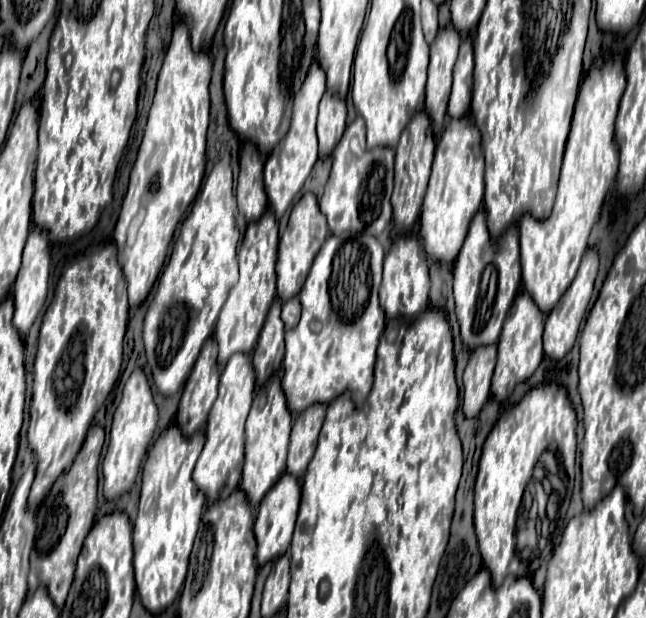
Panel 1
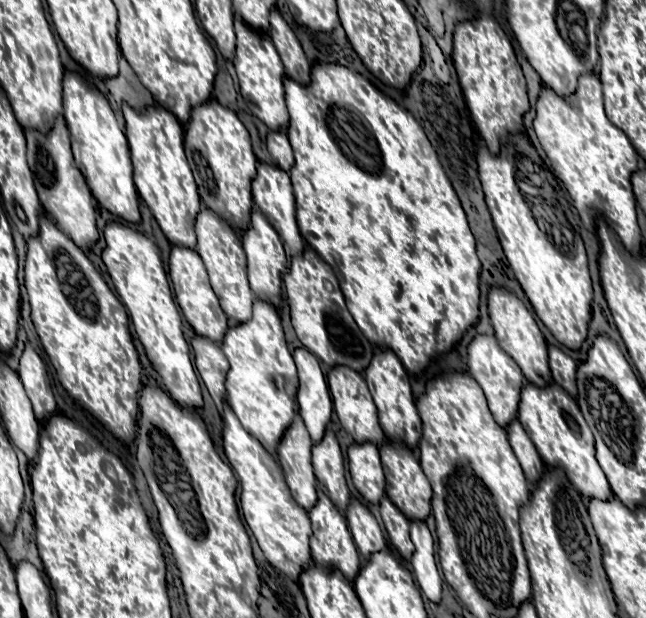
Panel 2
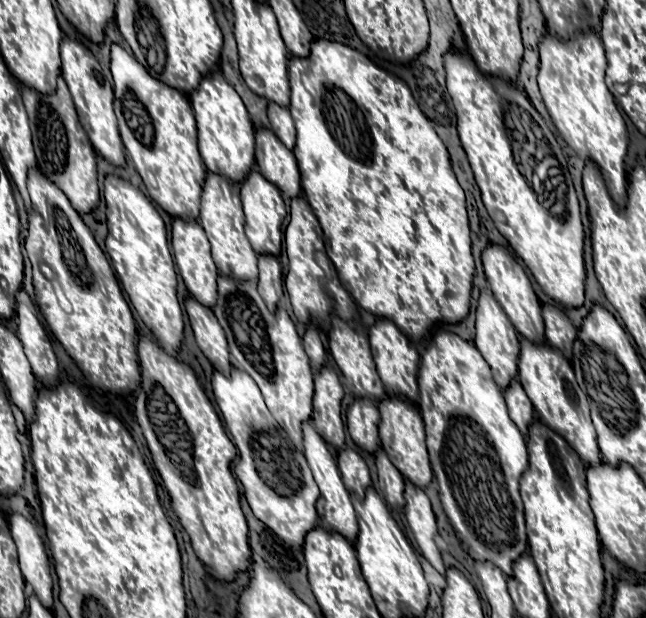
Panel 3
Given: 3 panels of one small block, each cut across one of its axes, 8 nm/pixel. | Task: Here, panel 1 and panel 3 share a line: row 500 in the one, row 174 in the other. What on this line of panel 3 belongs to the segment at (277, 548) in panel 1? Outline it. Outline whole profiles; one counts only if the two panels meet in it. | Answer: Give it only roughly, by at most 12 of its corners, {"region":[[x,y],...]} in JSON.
{"region":[[270,130],[256,132],[256,164],[286,198],[300,196],[296,158]]}

